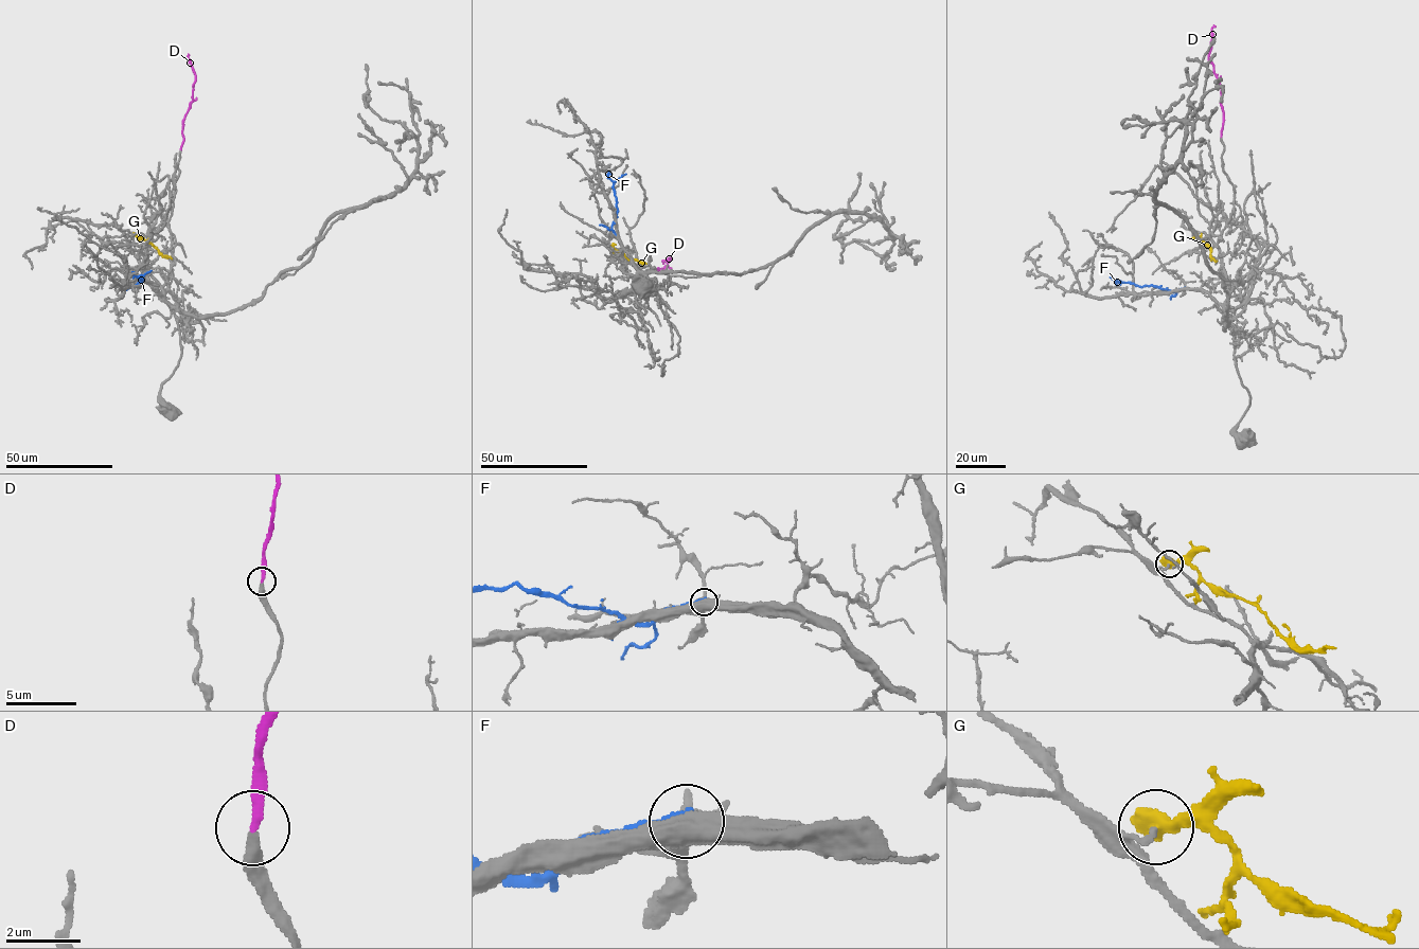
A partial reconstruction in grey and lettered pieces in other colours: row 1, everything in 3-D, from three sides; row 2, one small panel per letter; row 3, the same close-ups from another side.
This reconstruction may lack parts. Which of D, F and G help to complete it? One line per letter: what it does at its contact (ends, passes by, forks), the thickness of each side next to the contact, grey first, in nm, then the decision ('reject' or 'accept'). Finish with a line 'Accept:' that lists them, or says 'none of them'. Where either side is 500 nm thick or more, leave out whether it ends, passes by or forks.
D: it ends; calibres 360 and 260 nm; accept
F: it ends; calibres 380 and 320 nm; reject
G: calibres 140 and 550 nm; reject
Accept: D

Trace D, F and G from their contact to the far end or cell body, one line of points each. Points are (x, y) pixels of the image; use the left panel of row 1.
D: (180, 150), (183, 120), (192, 101), (195, 81), (189, 54)
F: (141, 281), (137, 284), (142, 279), (138, 276), (151, 270)
G: (135, 235), (172, 258)

